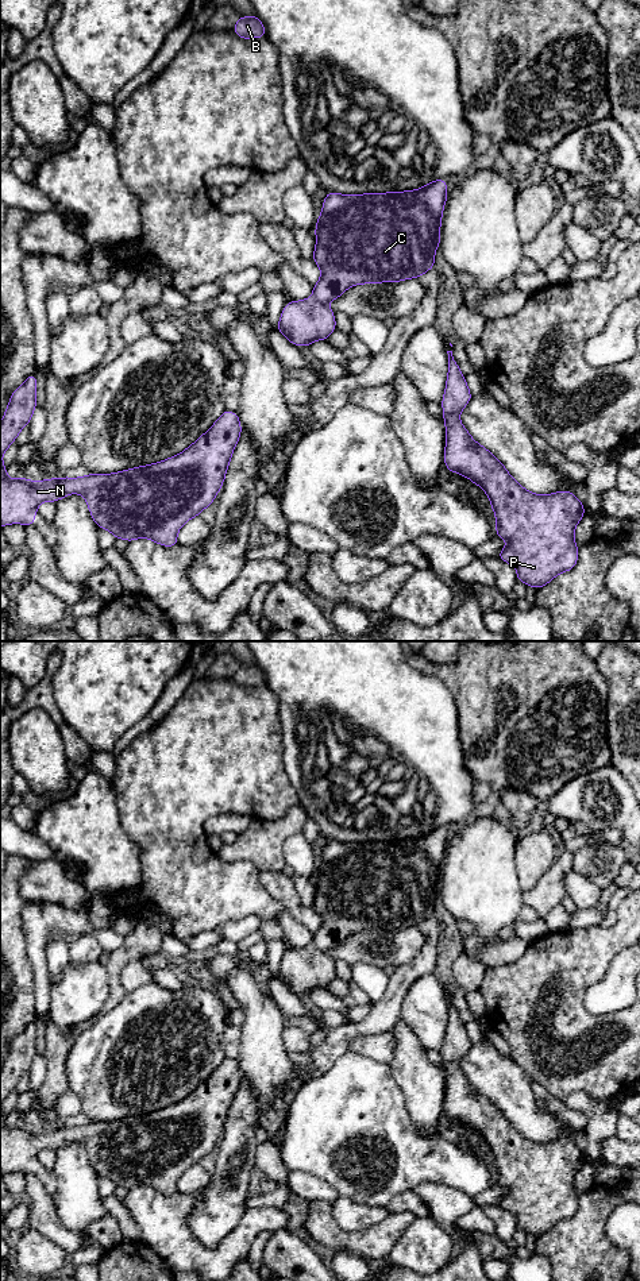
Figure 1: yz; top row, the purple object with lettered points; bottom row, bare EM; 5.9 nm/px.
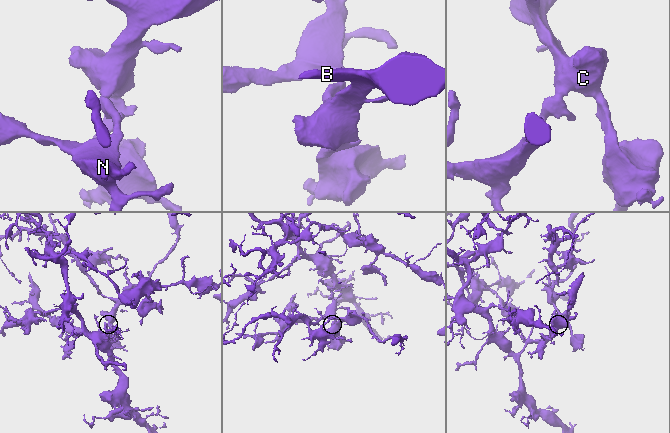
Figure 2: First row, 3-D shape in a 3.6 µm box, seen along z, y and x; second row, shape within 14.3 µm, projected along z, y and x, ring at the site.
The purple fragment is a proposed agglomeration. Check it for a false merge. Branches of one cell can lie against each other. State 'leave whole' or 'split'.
leave whole

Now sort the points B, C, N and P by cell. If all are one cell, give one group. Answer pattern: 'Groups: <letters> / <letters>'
Groups: B C N P

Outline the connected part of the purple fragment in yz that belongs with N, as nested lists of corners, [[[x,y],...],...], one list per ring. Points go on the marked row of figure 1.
[[[32,373],[11,394],[0,423],[0,528],[34,525],[42,502],[55,503],[77,493],[85,498],[96,525],[116,539],[130,543],[144,537],[174,547],[180,528],[216,498],[242,432],[238,413],[224,410],[192,445],[154,464],[81,478],[9,479],[1,458],[31,421],[35,408]]]

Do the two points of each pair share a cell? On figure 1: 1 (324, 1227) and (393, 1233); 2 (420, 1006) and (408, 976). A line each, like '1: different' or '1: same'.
1: same
2: different

